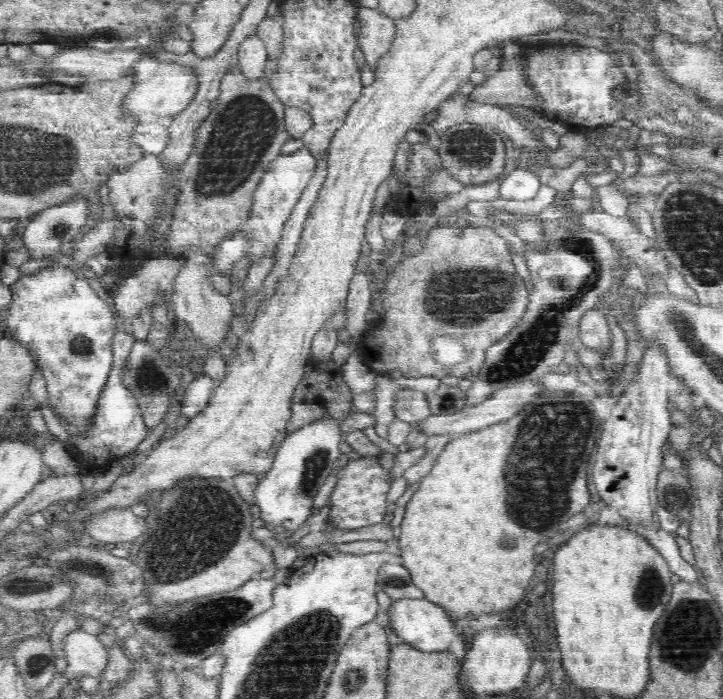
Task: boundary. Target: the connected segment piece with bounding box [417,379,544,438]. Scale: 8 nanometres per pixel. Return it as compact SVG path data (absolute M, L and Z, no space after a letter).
M526 380L526 382L516 382L512 386L506 386L492 394L490 398L484 402L466 406L462 410L453 413L440 413L438 415L430 415L428 418L417 422L417 428L420 433L426 437L440 437L443 435L452 435L452 437L466 435L470 432L477 432L483 428L498 424L499 422L508 420L516 416L525 404L536 400L537 396L542 394L540 386L537 385L537 380Z

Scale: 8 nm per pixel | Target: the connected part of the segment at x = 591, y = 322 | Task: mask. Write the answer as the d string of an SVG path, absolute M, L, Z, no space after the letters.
M596 309L585 312L580 319L578 332L579 342L582 345L600 351L605 359L608 358L612 334L608 328L605 312Z

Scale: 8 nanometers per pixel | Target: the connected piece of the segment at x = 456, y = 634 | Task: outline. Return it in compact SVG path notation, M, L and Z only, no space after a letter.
M400 598L392 600L393 605L387 610L391 628L395 634L404 640L405 644L422 651L449 651L452 643L456 640L467 642L452 621L448 618L448 613L440 605L430 602L426 598Z

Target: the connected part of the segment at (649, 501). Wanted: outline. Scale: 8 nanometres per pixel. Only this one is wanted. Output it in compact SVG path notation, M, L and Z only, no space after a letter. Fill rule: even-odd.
M648 343L642 346L644 349L641 359L639 375L634 376L626 392L617 400L611 410L610 418L606 420L600 431L600 438L597 442L595 455L593 455L593 480L595 482L598 494L601 496L603 503L610 503L620 511L620 514L628 519L635 520L637 533L654 548L660 551L665 558L670 570L682 579L690 579L691 582L701 580L700 571L694 566L686 563L680 555L680 549L672 533L668 533L659 527L658 517L655 516L655 508L659 505L656 485L660 471L664 468L662 464L662 446L667 446L669 433L672 429L671 412L669 411L670 378L672 378L672 369L668 365L668 359L664 351L660 349L658 343Z

